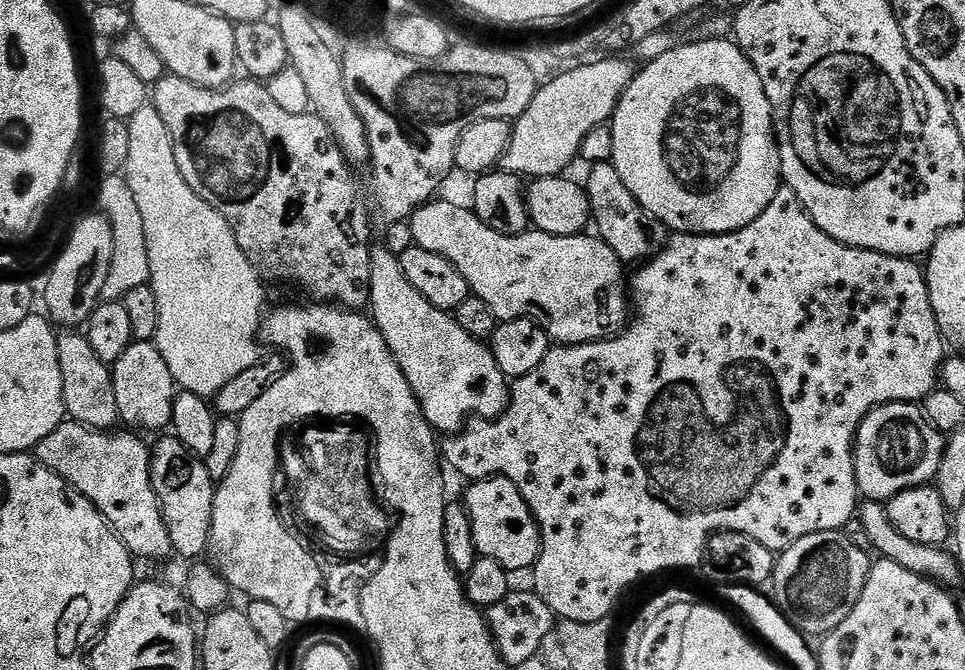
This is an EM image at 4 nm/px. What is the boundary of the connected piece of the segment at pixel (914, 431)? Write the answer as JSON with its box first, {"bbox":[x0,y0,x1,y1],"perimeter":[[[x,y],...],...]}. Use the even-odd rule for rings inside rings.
{"bbox":[854,402,945,502],"perimeter":[[[912,402],[878,406],[866,414],[856,432],[854,462],[859,495],[864,500],[887,502],[908,488],[931,485],[938,474],[945,443],[945,433],[929,422],[923,407]]]}

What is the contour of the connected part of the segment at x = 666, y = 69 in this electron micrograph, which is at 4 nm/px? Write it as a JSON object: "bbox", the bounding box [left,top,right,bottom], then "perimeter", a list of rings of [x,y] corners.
{"bbox":[610,39,782,236],"perimeter":[[[731,39],[697,40],[681,43],[678,48],[663,54],[657,60],[645,63],[637,71],[630,86],[622,94],[616,107],[616,113],[610,121],[614,134],[614,154],[611,163],[618,170],[622,182],[626,182],[630,194],[642,202],[642,206],[658,222],[667,226],[669,233],[689,232],[691,236],[721,236],[727,232],[737,232],[740,228],[750,226],[770,202],[774,202],[774,194],[782,187],[780,174],[780,149],[776,147],[776,134],[772,122],[772,107],[766,98],[766,90],[762,90],[762,78],[758,78],[758,70],[746,58],[743,50]]]}

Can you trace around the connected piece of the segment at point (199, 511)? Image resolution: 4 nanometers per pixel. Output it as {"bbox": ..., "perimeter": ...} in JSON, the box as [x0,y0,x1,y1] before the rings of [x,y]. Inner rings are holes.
{"bbox":[150,435,216,562],"perimeter":[[[161,435],[161,440],[156,445],[153,443],[150,448],[152,485],[160,499],[160,509],[168,527],[173,553],[177,557],[185,556],[188,562],[192,562],[203,557],[208,551],[216,488],[208,473],[207,463],[190,450],[186,450],[186,446],[182,446],[182,442],[177,440],[175,435],[164,435]]]}

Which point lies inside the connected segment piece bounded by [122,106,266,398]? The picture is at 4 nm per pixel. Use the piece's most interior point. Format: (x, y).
(210, 302)

